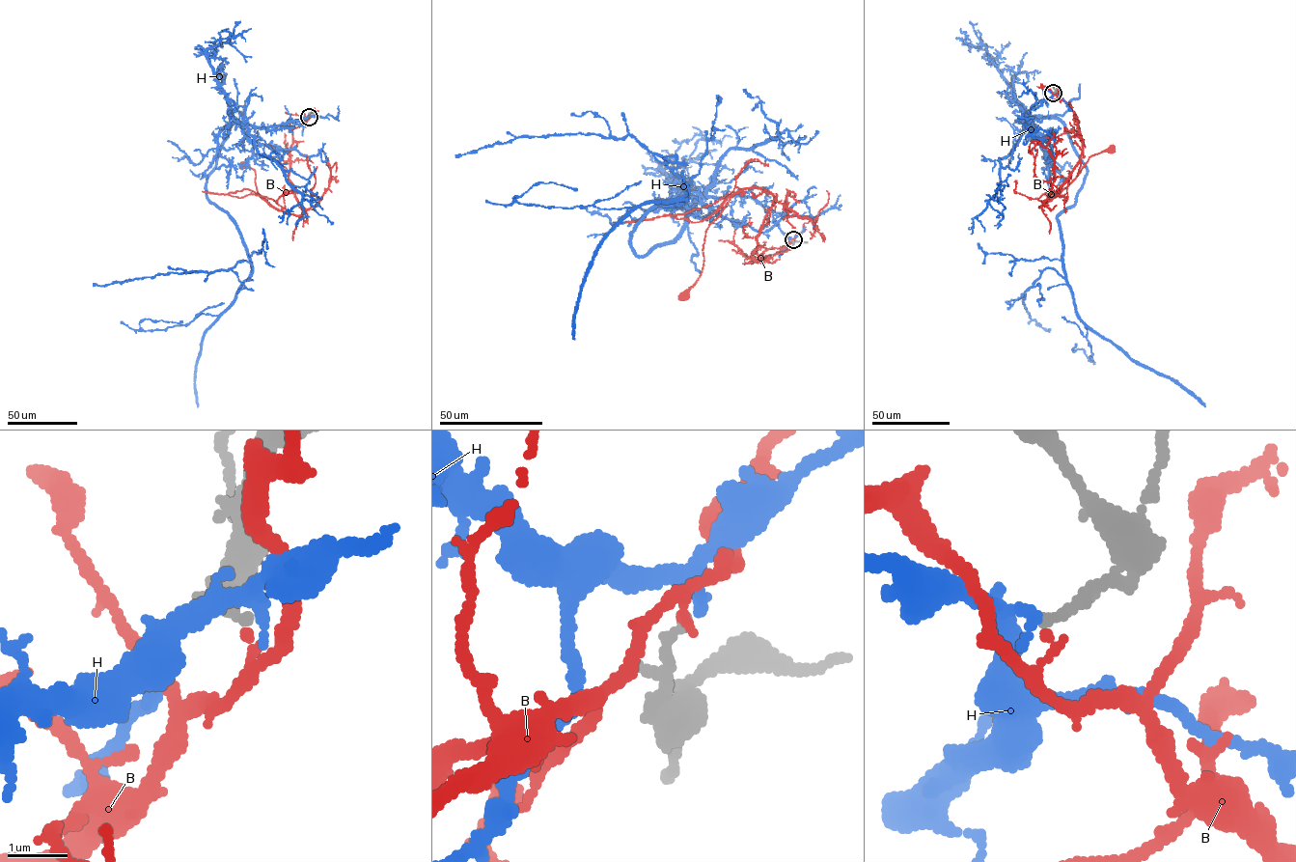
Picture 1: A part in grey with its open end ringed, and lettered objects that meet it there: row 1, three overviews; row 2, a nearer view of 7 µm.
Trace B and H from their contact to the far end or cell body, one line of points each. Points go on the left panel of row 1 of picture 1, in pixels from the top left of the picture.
B: (309, 118), (292, 130), (289, 153), (301, 215), (273, 208), (258, 192), (255, 171), (243, 164)
H: (309, 117), (228, 130), (206, 192), (234, 225), (251, 274), (219, 315), (140, 327), (182, 320)

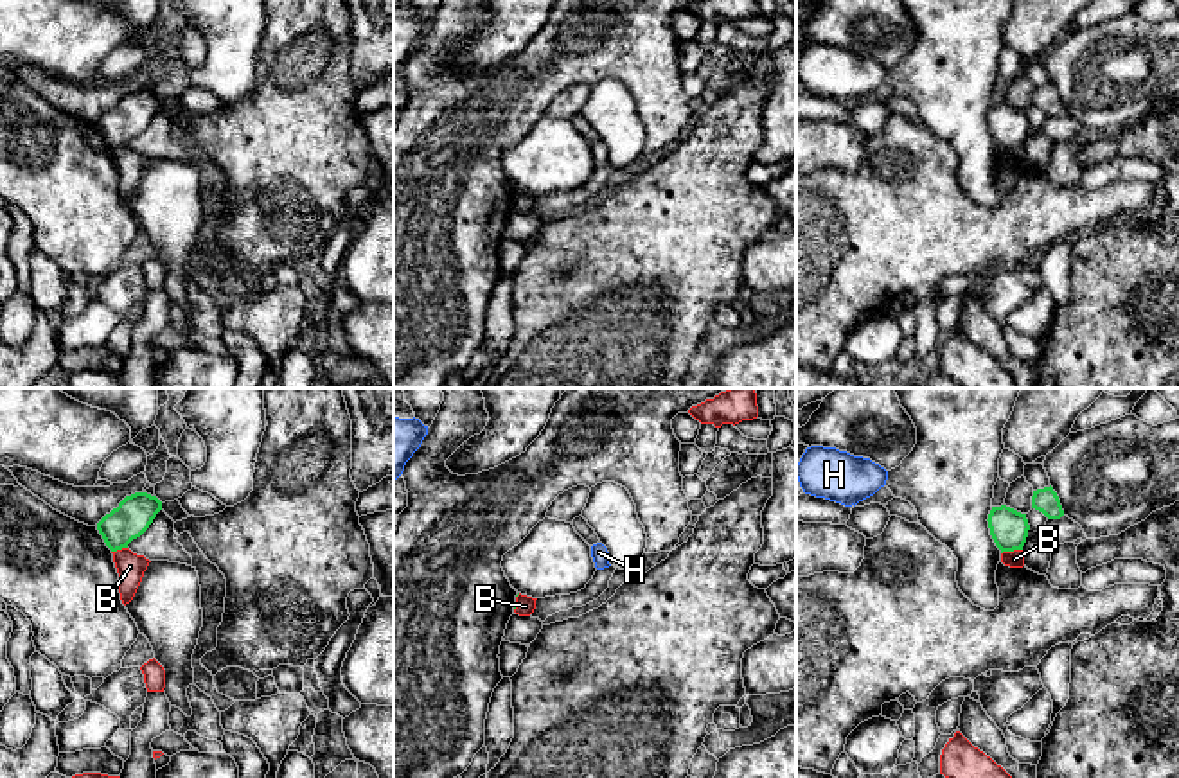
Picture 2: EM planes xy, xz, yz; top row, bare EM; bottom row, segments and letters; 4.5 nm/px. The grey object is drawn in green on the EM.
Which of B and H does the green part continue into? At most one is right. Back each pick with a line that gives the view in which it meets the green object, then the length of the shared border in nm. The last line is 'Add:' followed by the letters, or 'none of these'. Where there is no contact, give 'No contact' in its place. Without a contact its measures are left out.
H: No contact
Add: H

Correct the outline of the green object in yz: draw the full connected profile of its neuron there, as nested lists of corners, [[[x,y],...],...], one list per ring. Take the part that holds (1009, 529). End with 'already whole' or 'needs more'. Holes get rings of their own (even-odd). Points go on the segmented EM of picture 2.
[[[1006,505],[992,507],[988,514],[988,528],[996,546],[1003,552],[1023,550],[1028,537],[1028,519]]] | already whole

